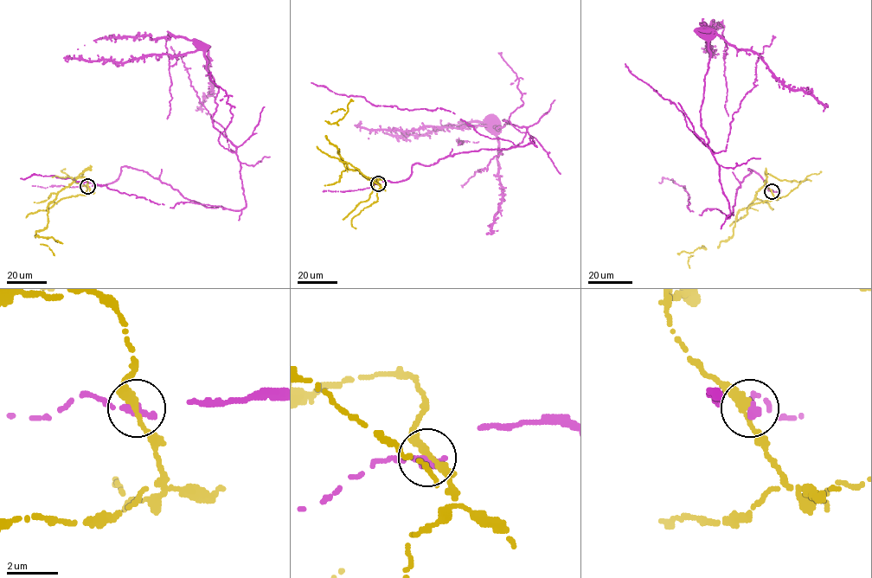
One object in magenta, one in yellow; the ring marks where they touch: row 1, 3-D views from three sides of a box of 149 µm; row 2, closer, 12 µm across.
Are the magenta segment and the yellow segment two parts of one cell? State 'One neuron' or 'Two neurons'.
Two neurons

